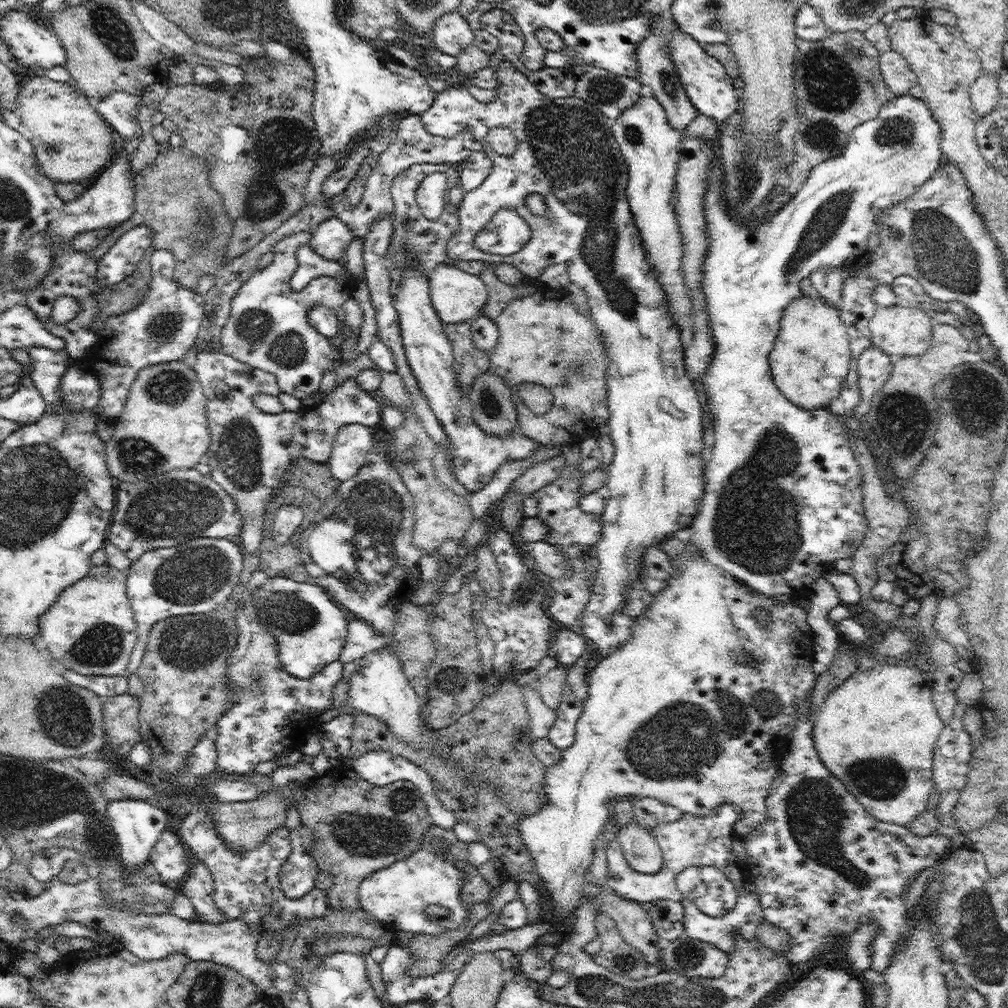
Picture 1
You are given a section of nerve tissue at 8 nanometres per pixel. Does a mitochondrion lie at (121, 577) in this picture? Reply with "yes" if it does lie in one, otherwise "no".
no

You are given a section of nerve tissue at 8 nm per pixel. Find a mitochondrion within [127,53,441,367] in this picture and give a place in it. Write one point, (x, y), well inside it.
(284, 144)

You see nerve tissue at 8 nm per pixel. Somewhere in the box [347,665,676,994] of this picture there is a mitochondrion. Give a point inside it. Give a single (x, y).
(623, 961)

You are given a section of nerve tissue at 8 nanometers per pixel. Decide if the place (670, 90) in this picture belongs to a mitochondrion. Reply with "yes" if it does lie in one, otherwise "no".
yes

